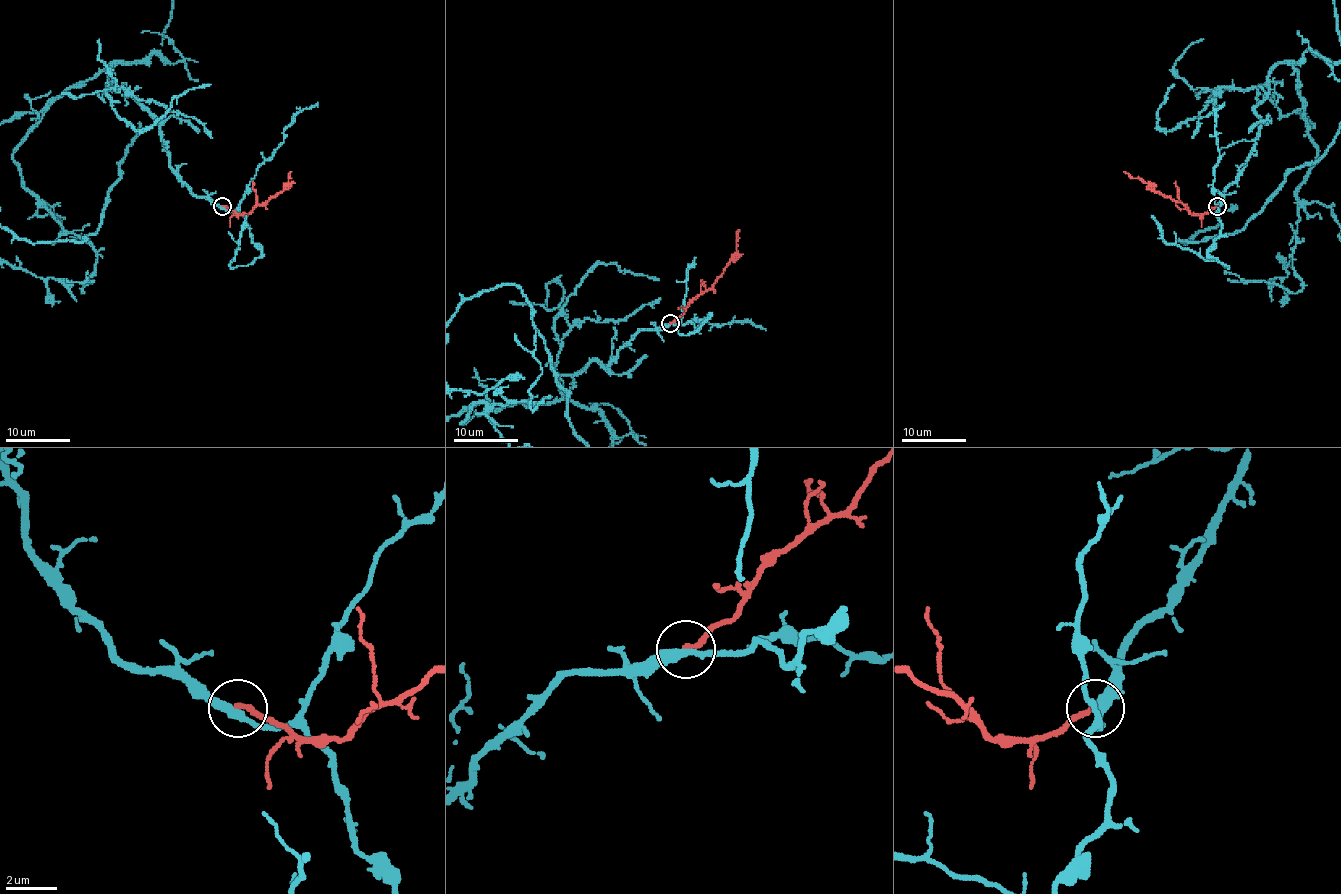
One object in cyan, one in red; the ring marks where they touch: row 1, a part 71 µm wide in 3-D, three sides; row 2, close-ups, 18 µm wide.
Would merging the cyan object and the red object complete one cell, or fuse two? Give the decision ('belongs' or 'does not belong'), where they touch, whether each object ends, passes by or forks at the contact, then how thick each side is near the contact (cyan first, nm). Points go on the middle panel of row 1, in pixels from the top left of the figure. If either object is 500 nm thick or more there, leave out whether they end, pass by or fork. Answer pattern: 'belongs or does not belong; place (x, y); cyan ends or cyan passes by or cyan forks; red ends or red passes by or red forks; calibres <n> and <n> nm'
belongs; place (670, 323); cyan passes by; red ends; calibres 320 and 200 nm

